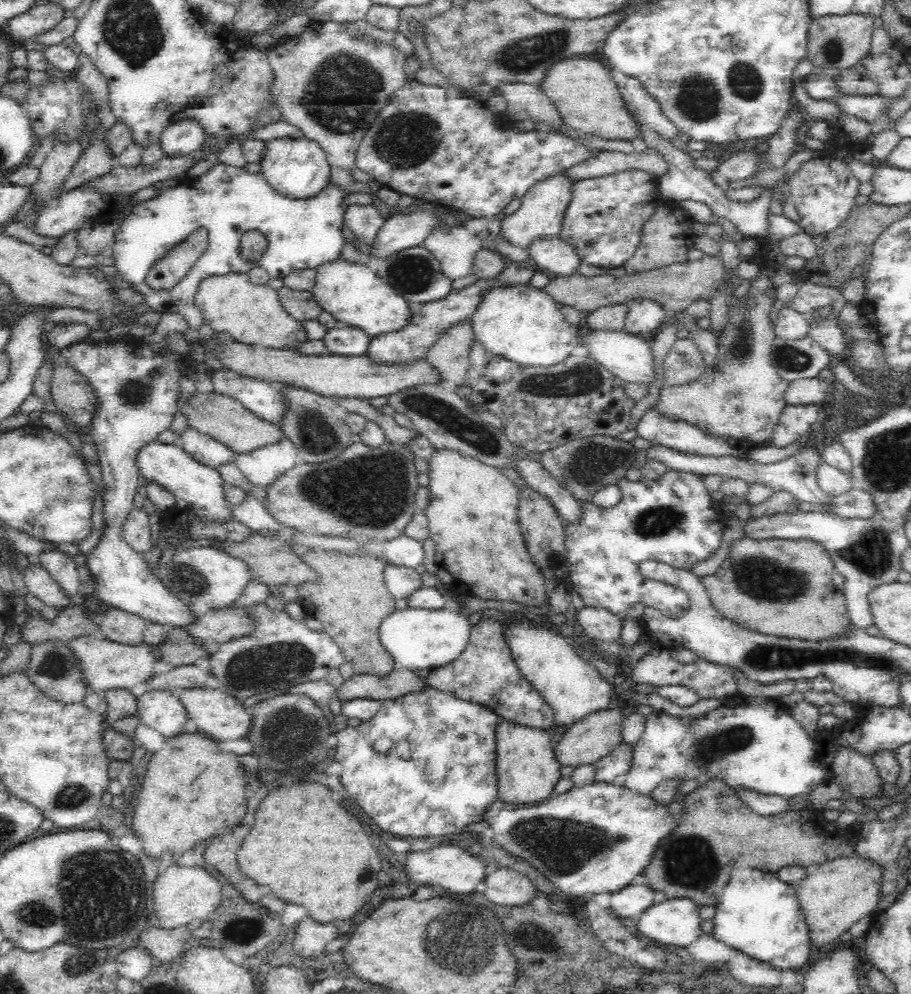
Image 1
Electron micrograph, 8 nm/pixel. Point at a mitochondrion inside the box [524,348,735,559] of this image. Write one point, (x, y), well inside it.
(589, 464)

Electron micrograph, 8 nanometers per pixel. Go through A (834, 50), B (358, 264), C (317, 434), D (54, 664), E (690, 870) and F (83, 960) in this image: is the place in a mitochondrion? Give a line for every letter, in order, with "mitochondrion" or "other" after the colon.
A: mitochondrion
B: other
C: mitochondrion
D: mitochondrion
E: mitochondrion
F: mitochondrion

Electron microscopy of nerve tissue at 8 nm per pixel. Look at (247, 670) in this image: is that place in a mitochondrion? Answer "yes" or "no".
yes

